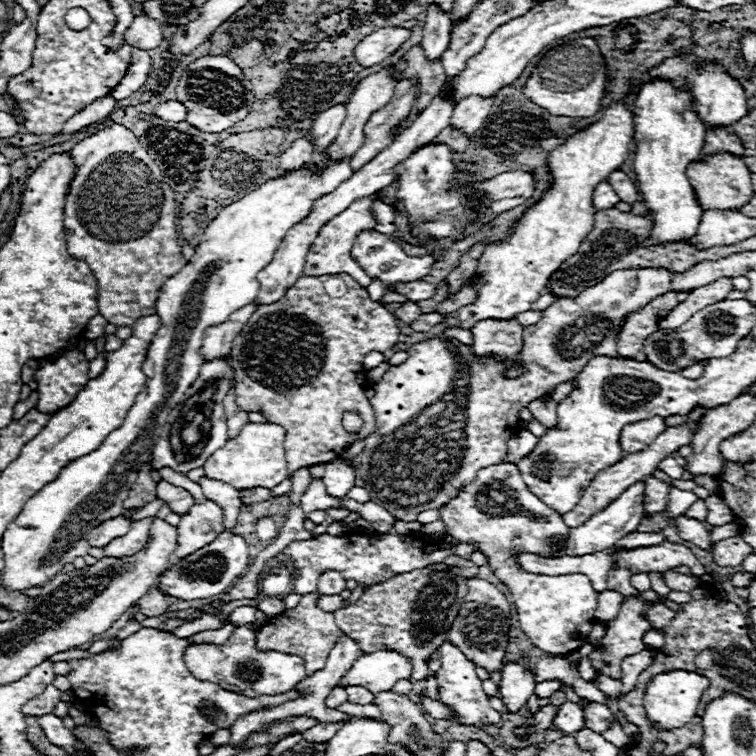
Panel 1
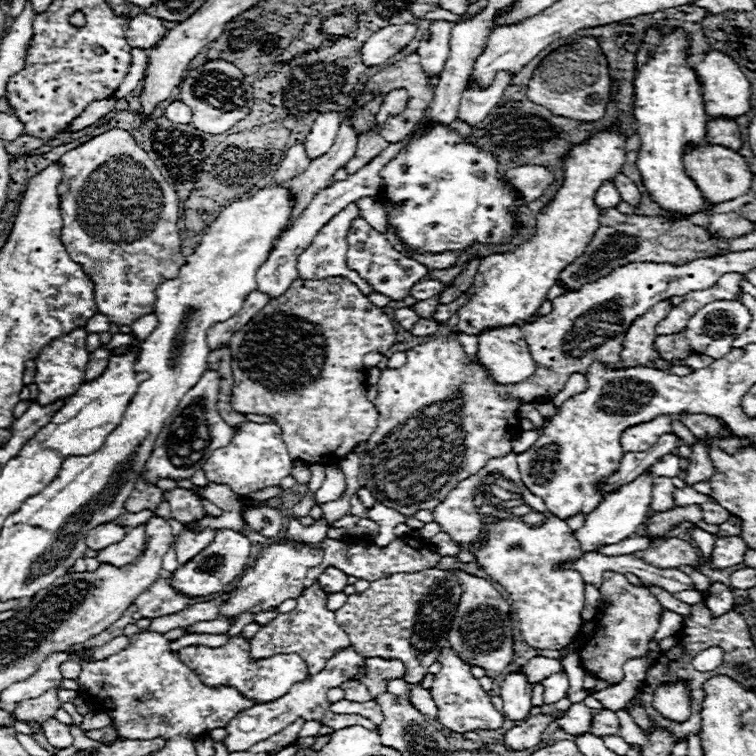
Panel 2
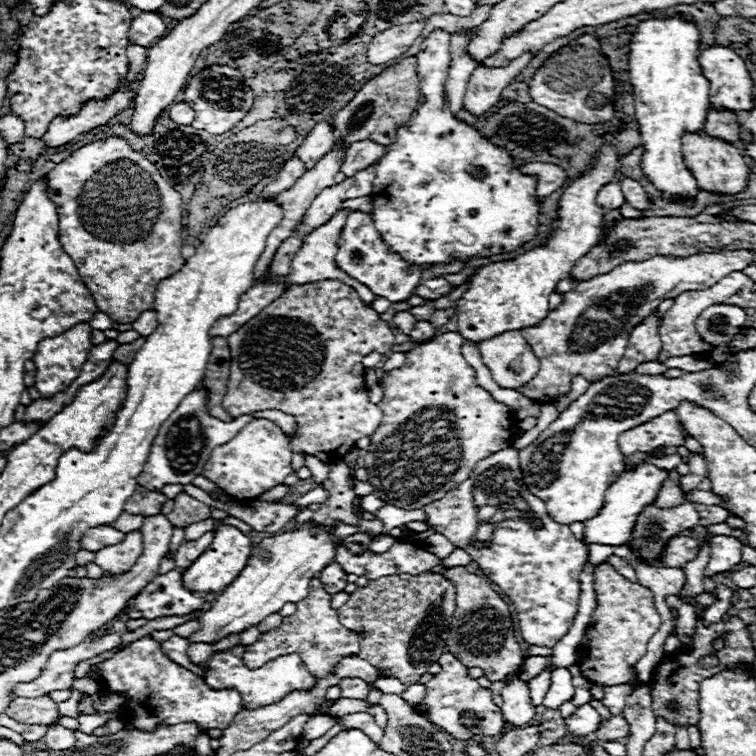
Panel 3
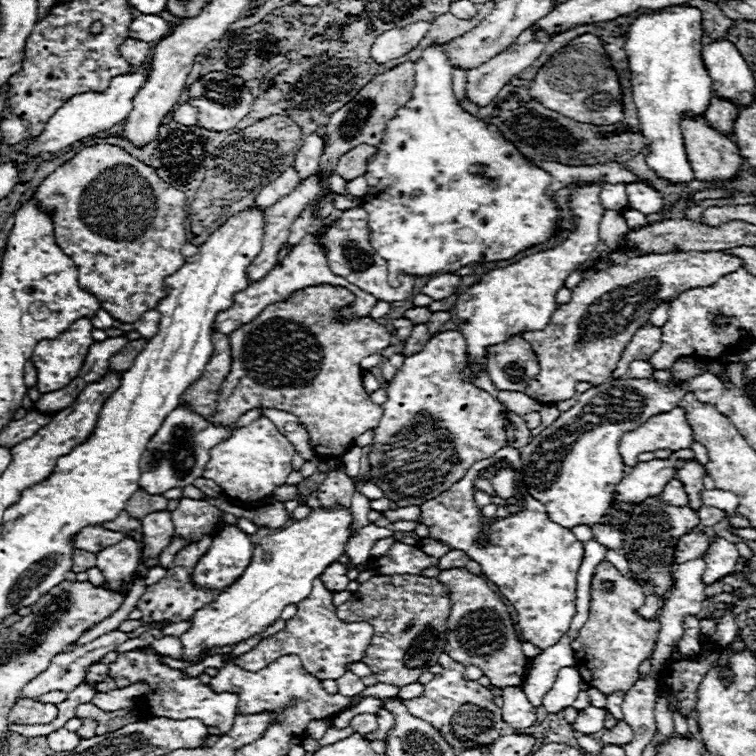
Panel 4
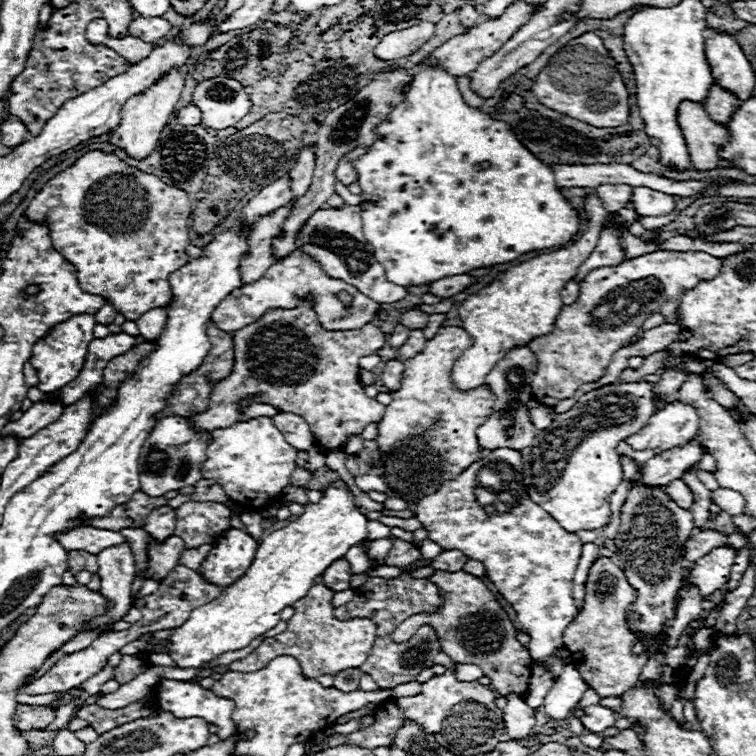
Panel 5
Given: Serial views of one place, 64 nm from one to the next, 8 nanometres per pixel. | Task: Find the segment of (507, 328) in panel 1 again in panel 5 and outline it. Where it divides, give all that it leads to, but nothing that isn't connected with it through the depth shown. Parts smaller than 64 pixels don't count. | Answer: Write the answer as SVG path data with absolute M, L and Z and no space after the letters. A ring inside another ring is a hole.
M520 346L510 350L510 354L506 354L506 358L502 358L502 362L496 362L494 368L490 370L490 374L486 376L486 382L490 386L490 390L496 394L496 404L494 404L494 414L490 416L490 420L486 424L482 424L476 430L478 436L478 444L482 448L512 448L512 450L522 450L526 446L532 444L534 436L536 436L536 428L530 422L528 416L528 408L524 406L526 400L532 400L532 376L536 374L536 356L528 346Z

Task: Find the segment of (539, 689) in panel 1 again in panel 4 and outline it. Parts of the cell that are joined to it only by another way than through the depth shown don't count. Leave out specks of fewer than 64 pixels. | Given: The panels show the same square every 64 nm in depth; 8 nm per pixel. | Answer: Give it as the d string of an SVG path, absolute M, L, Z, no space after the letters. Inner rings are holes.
M560 668L552 688L542 702L546 712L562 712L566 706L572 706L580 692L580 682L582 678L576 668Z

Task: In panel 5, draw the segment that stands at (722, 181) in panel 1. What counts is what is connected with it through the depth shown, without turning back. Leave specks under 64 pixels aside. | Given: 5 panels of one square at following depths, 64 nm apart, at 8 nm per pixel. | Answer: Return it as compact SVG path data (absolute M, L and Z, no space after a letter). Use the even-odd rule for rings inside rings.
M682 102L678 110L678 122L688 146L692 166L696 170L724 168L728 162L718 156L718 150L728 142L728 130L714 120L702 104Z

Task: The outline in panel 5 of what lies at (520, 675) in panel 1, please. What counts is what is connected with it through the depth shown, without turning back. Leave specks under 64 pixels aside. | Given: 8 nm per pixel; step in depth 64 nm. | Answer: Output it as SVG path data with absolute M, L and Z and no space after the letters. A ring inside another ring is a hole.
M518 694L506 696L506 708L504 712L504 724L508 728L508 736L522 740L532 734L532 728L536 726L534 708L530 708Z

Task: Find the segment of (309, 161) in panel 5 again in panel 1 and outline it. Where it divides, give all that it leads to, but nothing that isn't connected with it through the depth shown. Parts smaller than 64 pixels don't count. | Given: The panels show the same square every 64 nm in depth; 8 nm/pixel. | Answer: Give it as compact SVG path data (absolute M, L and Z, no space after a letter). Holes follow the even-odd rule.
M346 104L332 106L330 110L324 110L322 114L318 114L318 118L314 120L312 130L310 130L310 134L314 138L316 152L322 152L336 140L344 118L346 118Z

